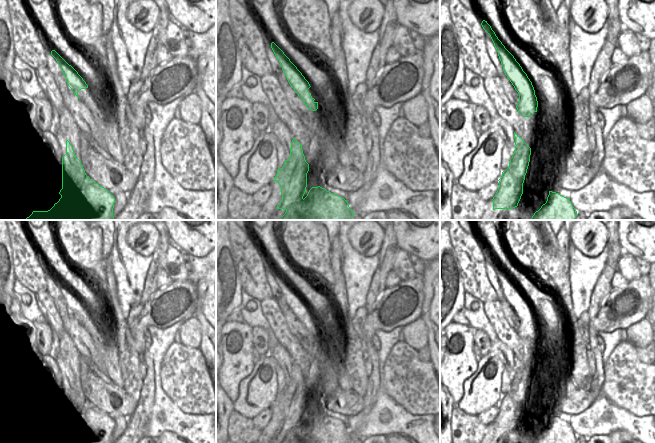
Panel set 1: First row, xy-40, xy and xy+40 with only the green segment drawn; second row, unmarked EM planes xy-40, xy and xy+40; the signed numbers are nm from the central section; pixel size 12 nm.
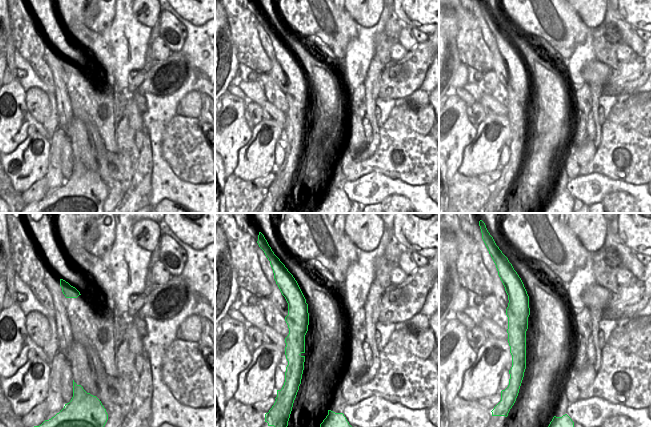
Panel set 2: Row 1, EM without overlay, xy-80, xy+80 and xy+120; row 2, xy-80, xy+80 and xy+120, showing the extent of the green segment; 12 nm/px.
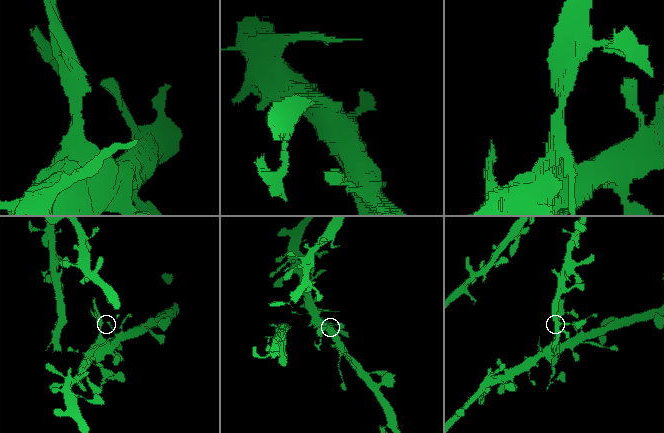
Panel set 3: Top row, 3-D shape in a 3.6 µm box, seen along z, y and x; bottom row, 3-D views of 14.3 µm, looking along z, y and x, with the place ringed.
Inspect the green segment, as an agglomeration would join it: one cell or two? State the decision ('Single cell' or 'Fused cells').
Fused cells

